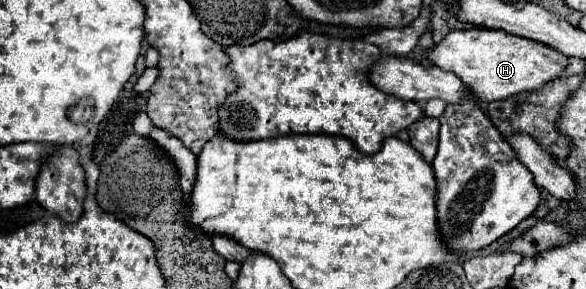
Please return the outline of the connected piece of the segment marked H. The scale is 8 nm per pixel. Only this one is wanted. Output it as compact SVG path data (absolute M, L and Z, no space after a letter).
M500 29L452 31L426 57L440 69L456 73L456 77L460 77L476 97L484 97L484 101L500 101L518 93L536 91L562 77L570 59L540 41L510 35Z

